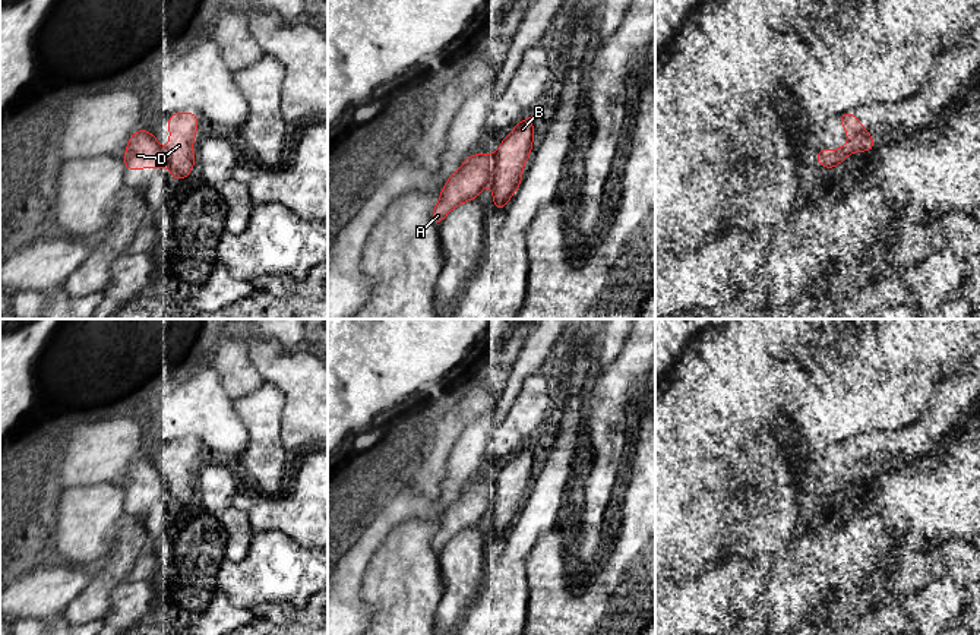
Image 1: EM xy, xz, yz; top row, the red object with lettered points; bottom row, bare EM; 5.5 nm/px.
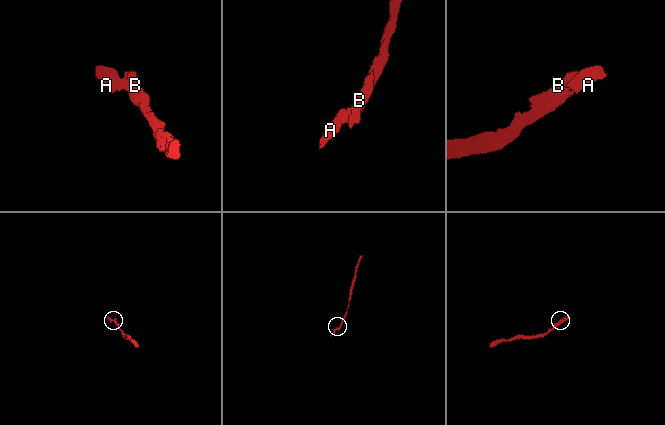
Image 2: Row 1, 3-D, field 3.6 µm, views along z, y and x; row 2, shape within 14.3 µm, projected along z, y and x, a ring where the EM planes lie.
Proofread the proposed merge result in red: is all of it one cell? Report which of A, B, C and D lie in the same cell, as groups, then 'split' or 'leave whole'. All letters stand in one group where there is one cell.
A D / B C; split

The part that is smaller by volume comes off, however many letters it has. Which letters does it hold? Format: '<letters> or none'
A, D

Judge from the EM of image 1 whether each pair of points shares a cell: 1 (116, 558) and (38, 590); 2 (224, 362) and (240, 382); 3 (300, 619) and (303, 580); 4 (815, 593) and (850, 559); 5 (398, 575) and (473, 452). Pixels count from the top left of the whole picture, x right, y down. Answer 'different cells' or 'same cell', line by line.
1: different cells
2: same cell
3: different cells
4: different cells
5: different cells

